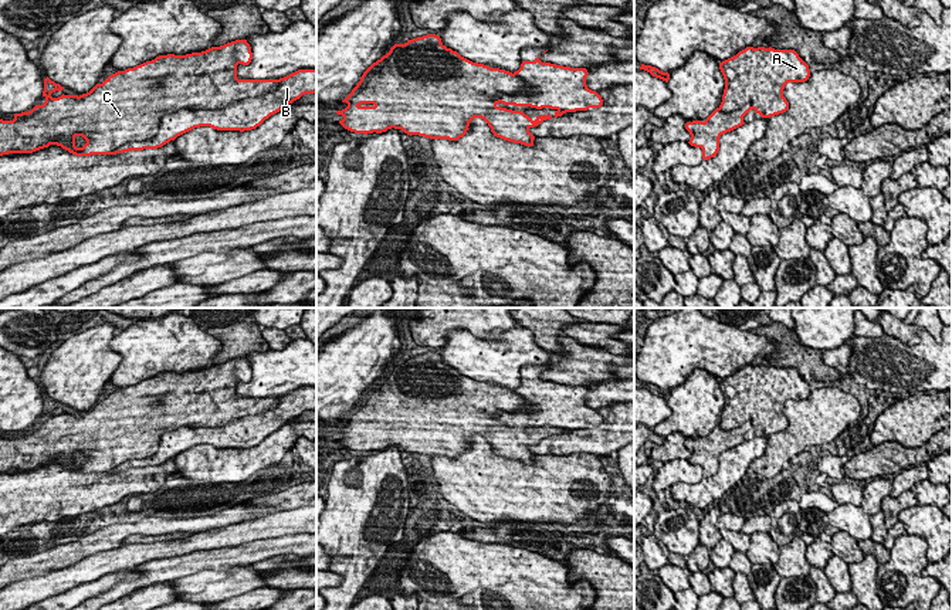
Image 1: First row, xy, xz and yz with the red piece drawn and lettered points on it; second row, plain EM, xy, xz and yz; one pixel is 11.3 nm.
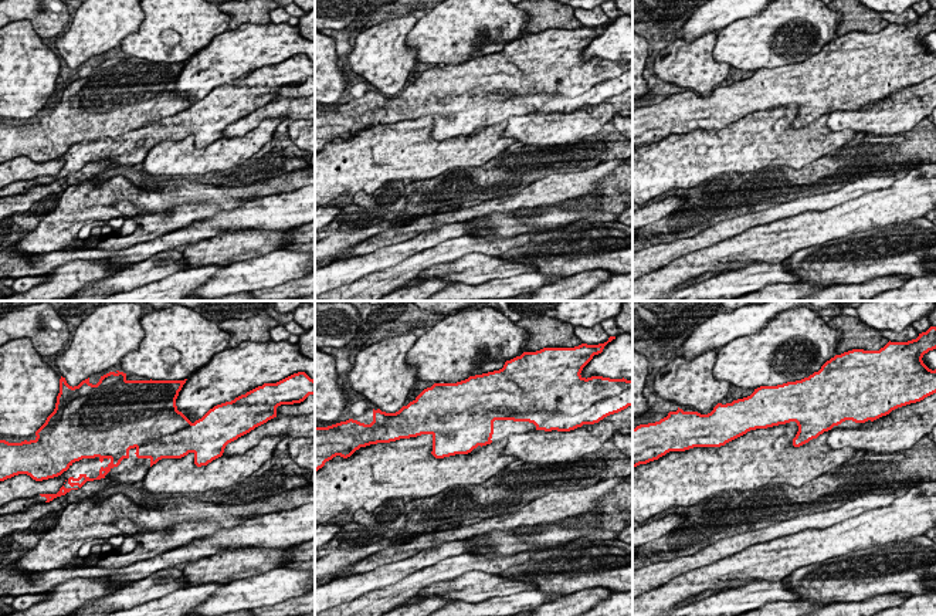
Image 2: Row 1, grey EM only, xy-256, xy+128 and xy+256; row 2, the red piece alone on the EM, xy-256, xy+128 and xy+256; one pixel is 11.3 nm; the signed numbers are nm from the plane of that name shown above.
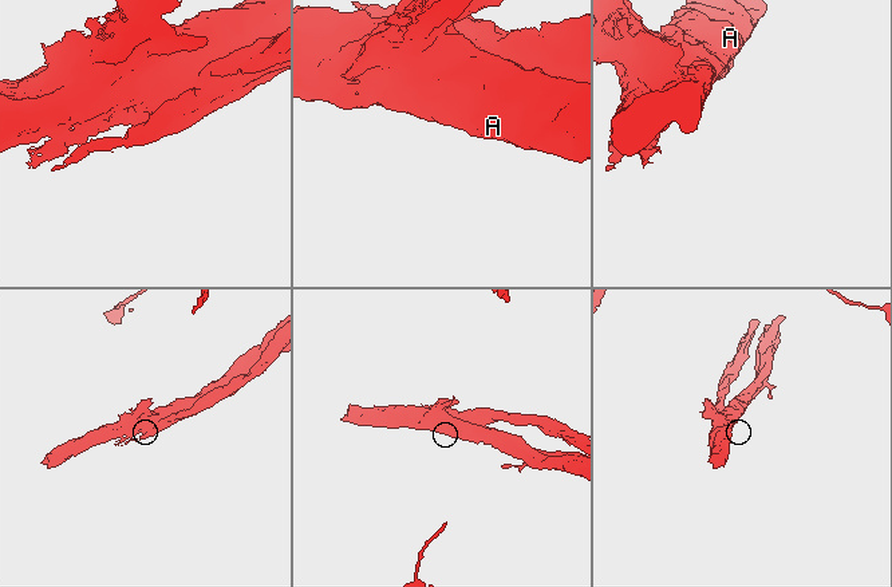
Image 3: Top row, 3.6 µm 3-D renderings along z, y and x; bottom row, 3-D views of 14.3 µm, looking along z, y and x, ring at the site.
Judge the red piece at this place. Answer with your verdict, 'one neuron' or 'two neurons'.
two neurons

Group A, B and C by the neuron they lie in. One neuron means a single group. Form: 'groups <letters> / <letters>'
groups A C / B

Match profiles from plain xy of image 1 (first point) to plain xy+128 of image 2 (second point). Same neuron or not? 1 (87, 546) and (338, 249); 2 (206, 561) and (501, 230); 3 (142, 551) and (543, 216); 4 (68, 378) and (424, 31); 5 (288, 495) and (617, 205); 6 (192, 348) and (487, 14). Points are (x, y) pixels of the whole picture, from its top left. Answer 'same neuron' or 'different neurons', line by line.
1: same neuron
2: different neurons
3: different neurons
4: different neurons
5: different neurons
6: same neuron

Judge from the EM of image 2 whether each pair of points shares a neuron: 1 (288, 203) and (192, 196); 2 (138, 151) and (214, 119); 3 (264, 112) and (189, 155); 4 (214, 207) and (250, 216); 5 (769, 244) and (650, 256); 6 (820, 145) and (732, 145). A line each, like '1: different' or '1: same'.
1: different
2: same
3: different
4: different
5: different
6: same

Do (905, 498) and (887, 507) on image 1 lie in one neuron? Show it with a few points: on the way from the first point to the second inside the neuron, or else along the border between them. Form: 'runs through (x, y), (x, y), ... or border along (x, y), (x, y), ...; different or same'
runs through (901, 502), (891, 507); same

